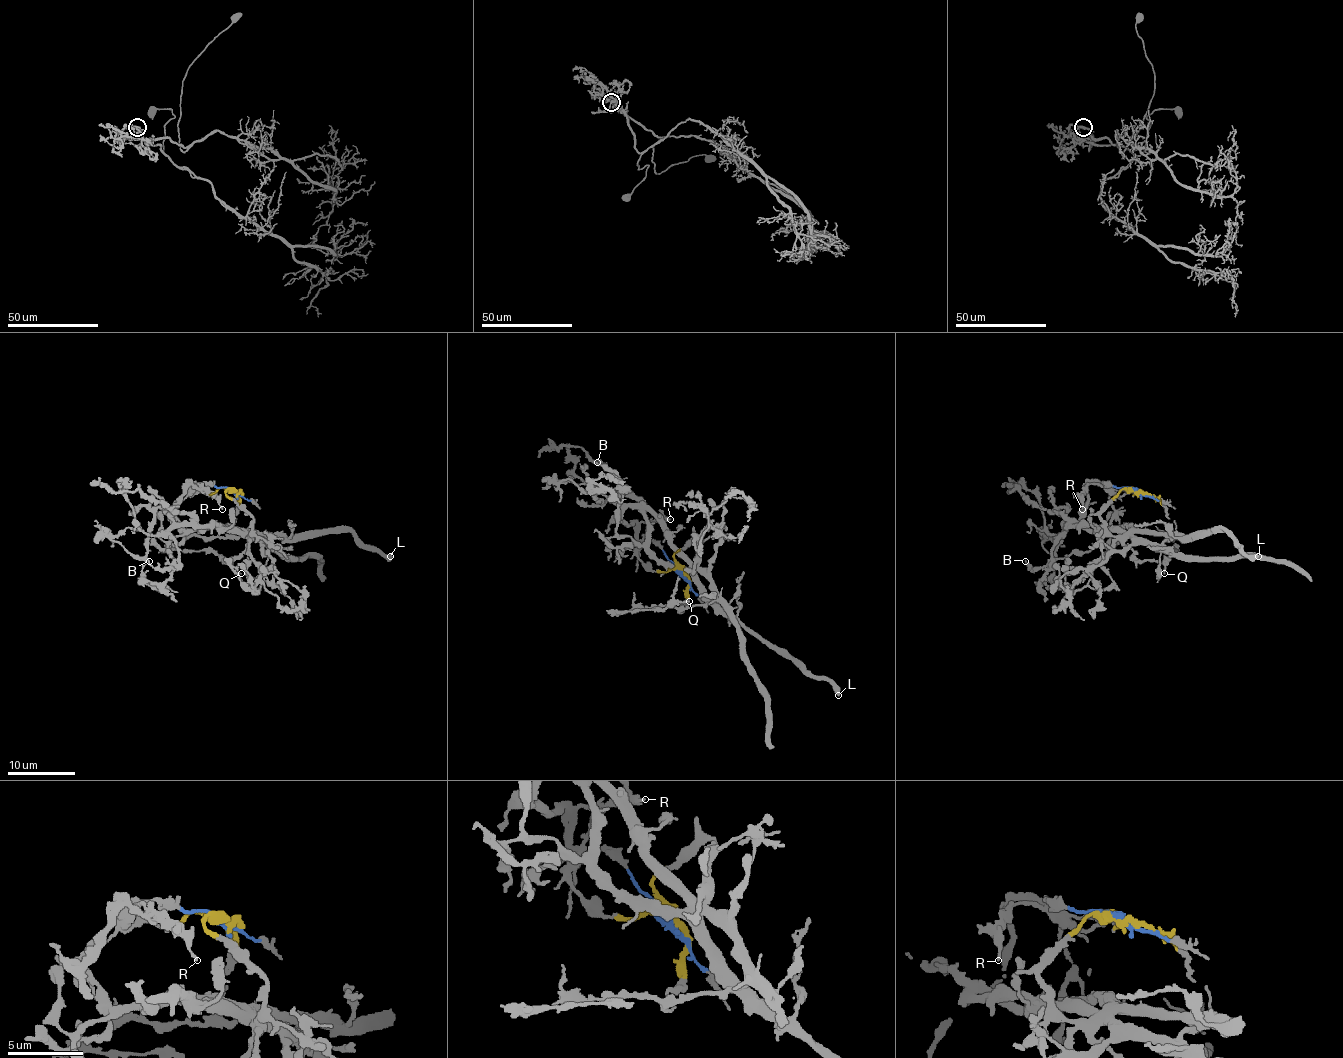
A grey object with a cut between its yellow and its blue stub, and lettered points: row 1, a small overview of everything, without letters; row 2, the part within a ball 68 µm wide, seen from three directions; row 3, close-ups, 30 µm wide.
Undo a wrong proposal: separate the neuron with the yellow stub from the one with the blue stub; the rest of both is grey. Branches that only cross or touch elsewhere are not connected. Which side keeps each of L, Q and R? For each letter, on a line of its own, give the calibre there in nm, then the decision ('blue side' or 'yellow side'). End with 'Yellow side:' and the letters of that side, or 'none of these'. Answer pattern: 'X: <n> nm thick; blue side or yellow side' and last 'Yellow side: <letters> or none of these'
L: 550 nm thick; yellow side
Q: 150 nm thick; yellow side
R: 150 nm thick; yellow side
Yellow side: L, Q, R

